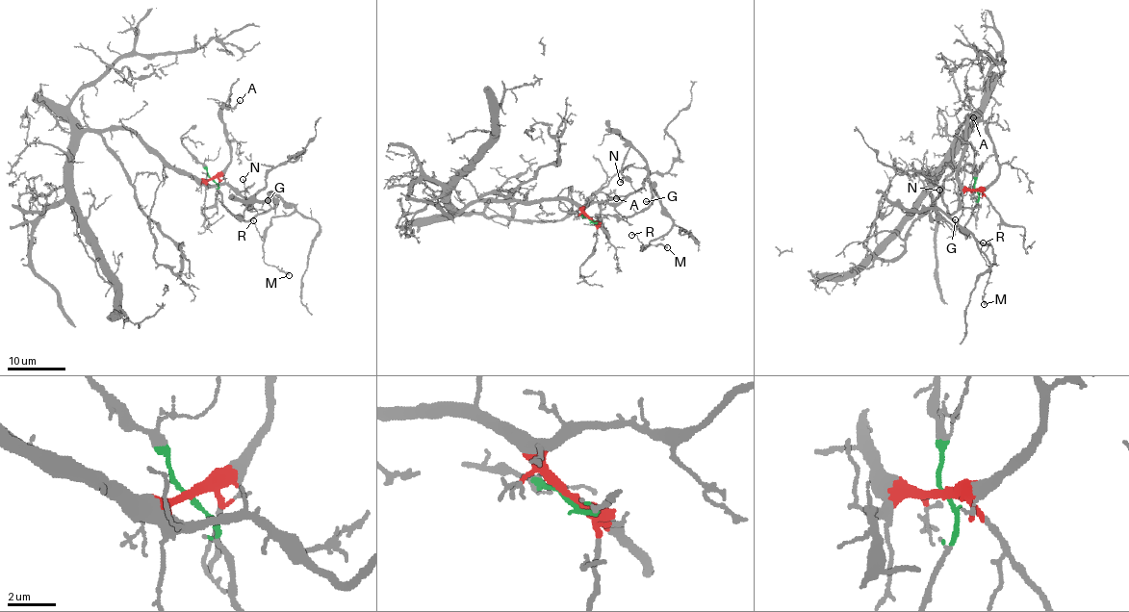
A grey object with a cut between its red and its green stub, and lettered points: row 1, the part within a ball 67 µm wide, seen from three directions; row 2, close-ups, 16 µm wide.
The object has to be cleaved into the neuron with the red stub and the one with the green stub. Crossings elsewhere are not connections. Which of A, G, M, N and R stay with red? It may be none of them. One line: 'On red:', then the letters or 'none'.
On red: A

